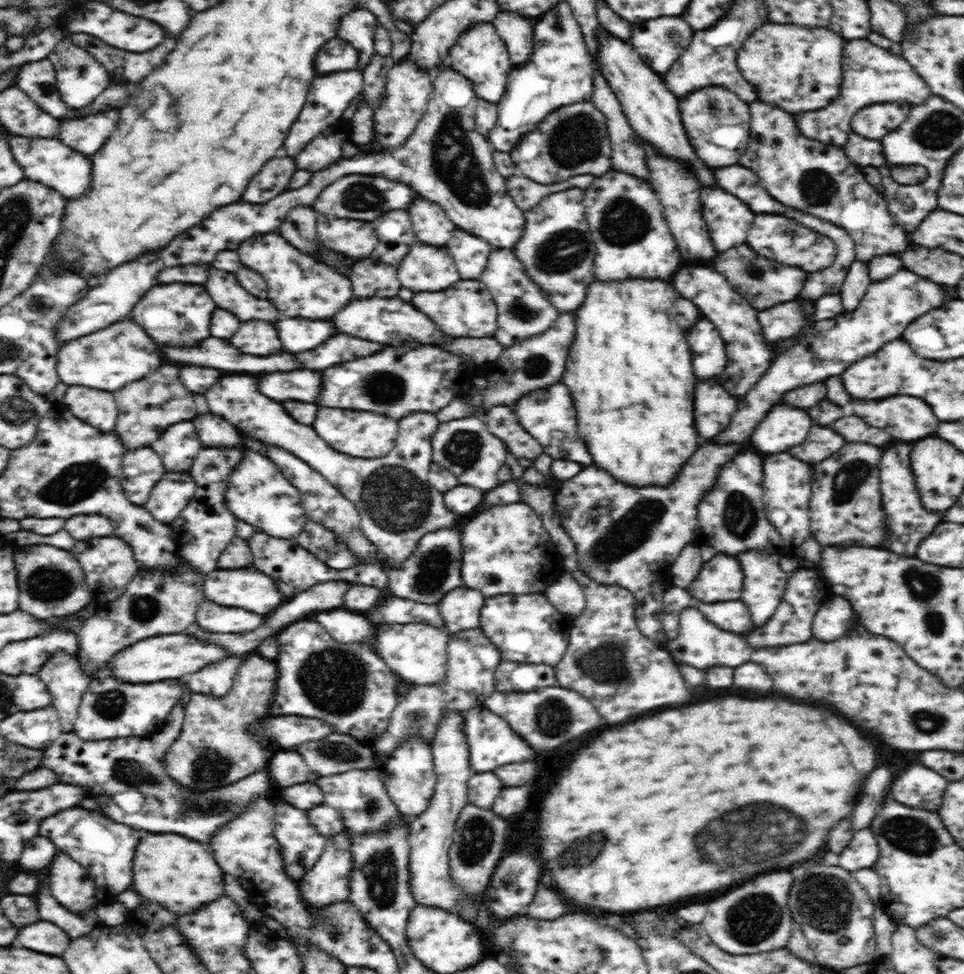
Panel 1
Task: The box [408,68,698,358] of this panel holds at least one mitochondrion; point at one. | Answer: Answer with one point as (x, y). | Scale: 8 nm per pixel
(454, 161)

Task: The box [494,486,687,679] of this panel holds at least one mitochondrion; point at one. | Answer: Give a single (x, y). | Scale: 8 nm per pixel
(646, 517)

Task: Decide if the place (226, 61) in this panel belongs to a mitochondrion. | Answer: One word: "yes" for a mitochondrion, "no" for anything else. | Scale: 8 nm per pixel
no

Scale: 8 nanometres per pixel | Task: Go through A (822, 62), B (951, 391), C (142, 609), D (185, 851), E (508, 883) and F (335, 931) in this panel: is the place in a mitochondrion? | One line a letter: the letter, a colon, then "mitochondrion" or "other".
A: mitochondrion
B: mitochondrion
C: mitochondrion
D: other
E: mitochondrion
F: mitochondrion

